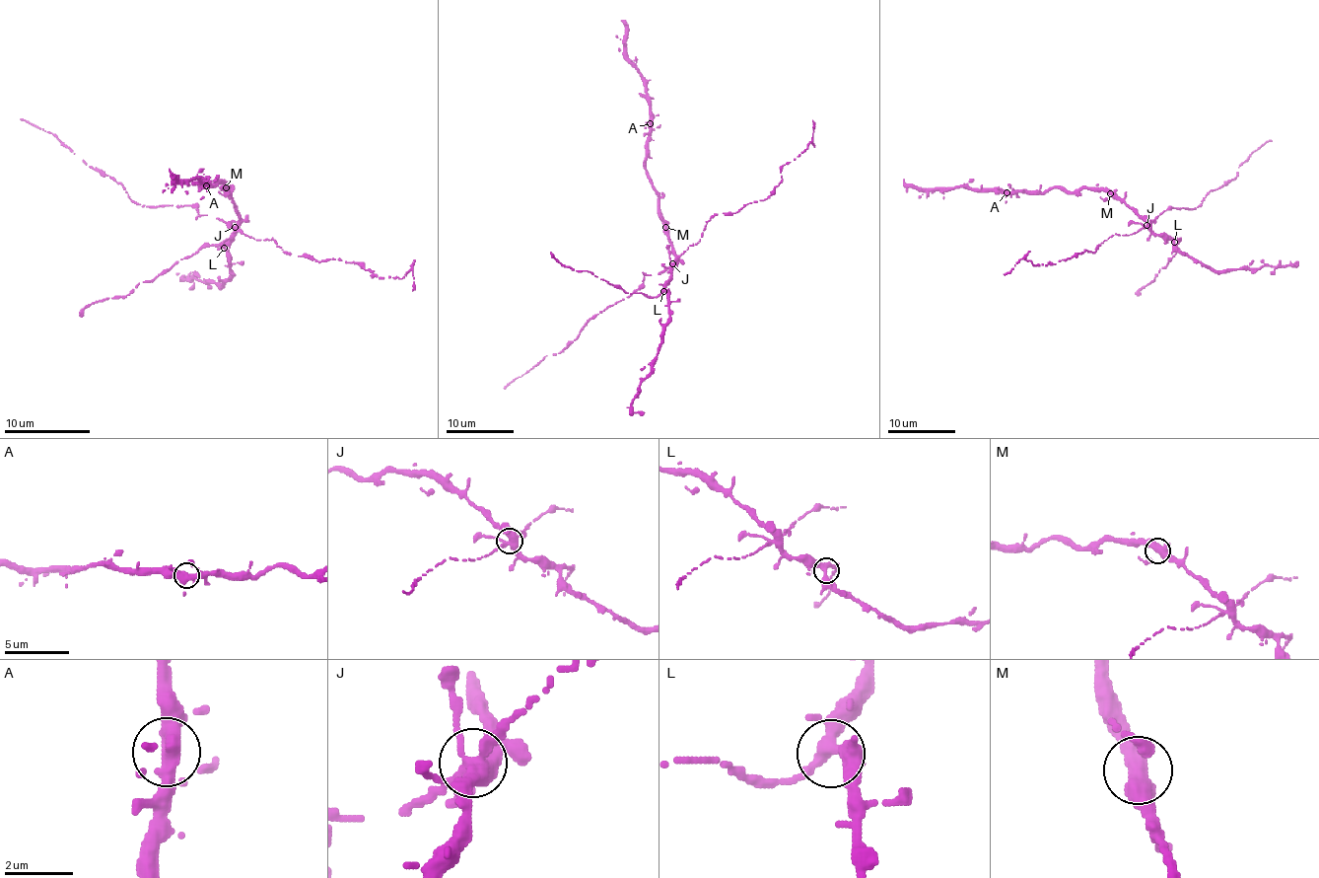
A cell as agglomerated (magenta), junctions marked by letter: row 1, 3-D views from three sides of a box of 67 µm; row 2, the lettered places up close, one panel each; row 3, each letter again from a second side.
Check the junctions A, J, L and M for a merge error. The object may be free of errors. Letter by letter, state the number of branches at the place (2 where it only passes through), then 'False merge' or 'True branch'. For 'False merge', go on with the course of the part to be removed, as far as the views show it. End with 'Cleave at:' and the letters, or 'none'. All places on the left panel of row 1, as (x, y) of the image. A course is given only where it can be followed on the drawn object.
A: Branches: 5. True branch
J: Branches: 5. True branch
L: Branches: 4. True branch
M: Branches: 4. True branch
Cleave at: none

